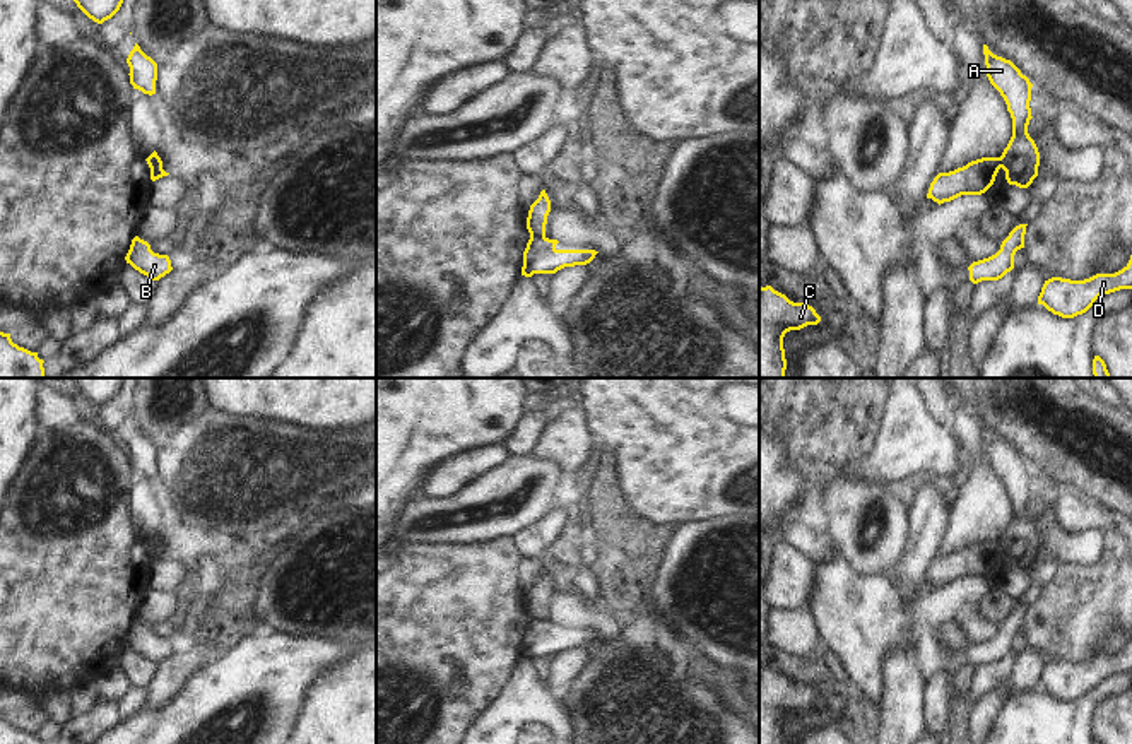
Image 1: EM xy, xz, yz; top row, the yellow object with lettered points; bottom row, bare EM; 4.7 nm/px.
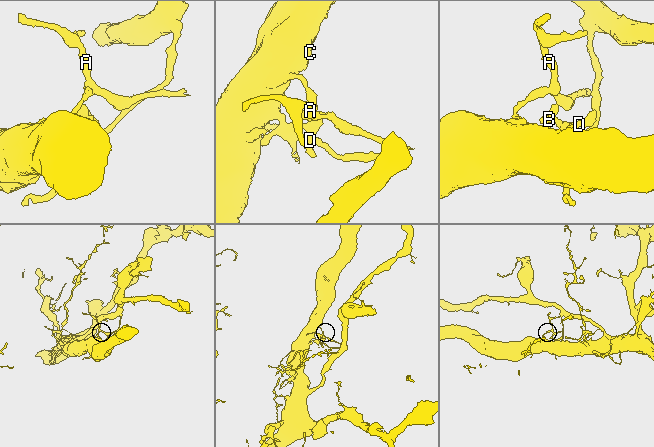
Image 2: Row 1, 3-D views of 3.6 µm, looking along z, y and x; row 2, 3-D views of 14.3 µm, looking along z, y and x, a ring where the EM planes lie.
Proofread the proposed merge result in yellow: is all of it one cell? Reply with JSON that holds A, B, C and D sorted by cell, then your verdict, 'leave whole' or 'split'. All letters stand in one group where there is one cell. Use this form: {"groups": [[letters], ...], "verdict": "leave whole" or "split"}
{"groups": [["A"], ["B", "C", "D"]], "verdict": "split"}

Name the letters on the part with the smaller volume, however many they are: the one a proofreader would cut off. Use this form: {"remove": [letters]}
{"remove": ["A"]}

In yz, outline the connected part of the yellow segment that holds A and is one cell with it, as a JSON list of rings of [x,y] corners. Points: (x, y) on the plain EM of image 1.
[[[983,428],[987,460],[1000,475],[1012,501],[1012,520],[1000,539],[1000,551],[1005,554],[1009,568],[1028,571],[1038,559],[1040,535],[1028,517],[1031,499],[1033,467],[1021,453],[1002,440],[993,438]]]

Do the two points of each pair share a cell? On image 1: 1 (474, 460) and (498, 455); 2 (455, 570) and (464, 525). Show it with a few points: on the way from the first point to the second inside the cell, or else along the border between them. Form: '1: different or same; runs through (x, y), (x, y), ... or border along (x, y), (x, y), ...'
1: same; runs through (479, 460), (493, 455)
2: different; border along (500, 536), (477, 543), (419, 544)

